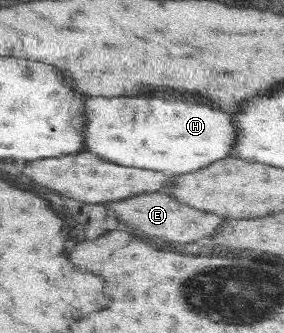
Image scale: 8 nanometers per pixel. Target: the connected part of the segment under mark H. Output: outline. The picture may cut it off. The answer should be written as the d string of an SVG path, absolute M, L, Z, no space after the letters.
M87 95L82 100L86 130L82 151L122 166L155 170L172 176L194 172L230 156L238 137L233 115L210 106L184 102L174 96L106 98Z

